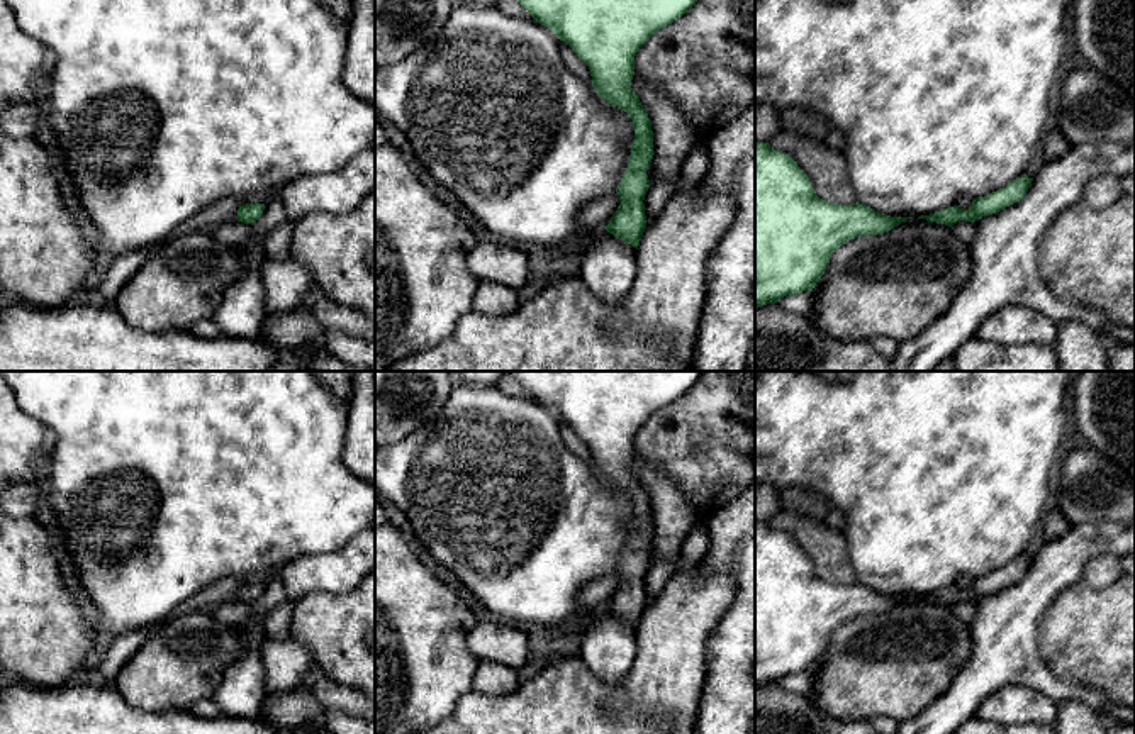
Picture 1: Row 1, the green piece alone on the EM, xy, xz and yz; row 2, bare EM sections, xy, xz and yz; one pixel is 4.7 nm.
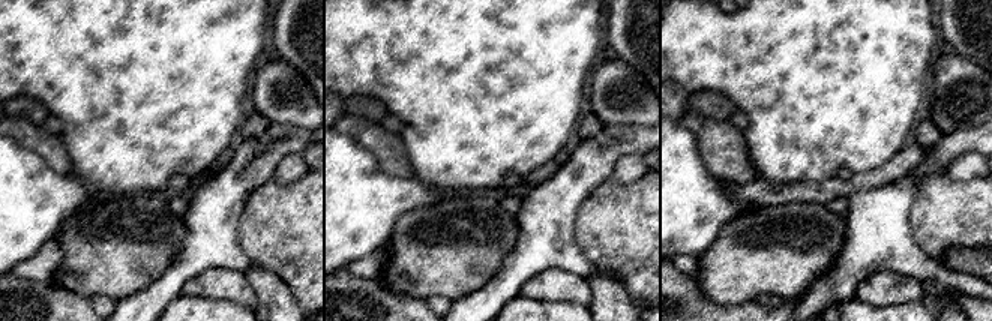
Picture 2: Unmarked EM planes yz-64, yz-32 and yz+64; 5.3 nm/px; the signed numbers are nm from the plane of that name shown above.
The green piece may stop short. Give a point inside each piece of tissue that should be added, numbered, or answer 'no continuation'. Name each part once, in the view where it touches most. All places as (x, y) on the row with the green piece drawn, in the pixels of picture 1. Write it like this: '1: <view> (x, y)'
no continuation

